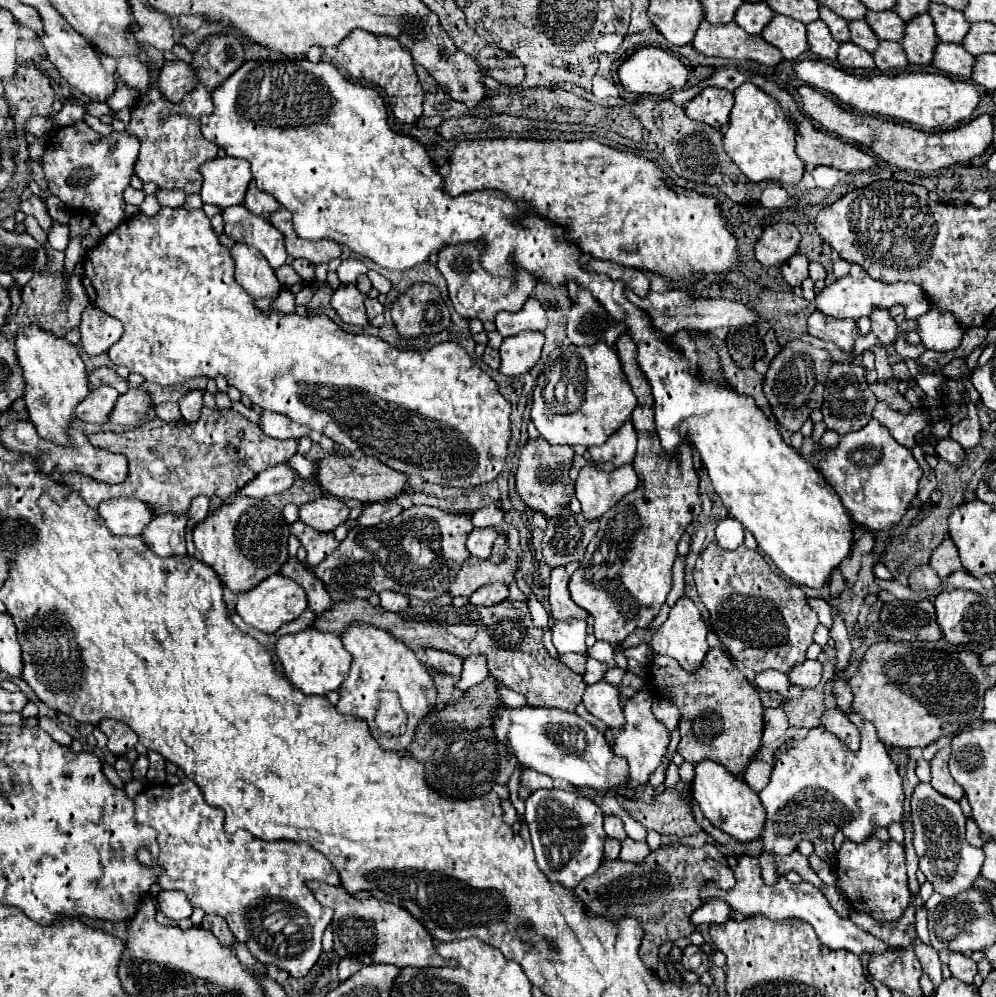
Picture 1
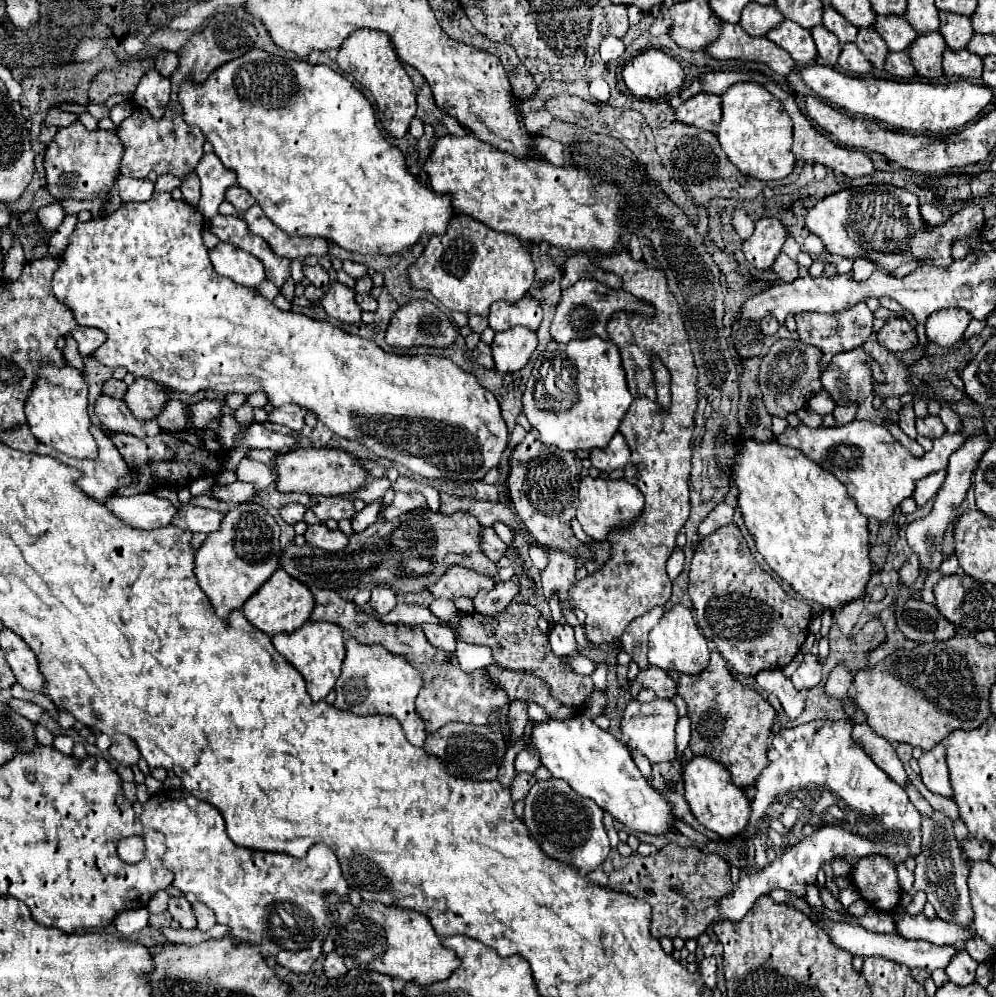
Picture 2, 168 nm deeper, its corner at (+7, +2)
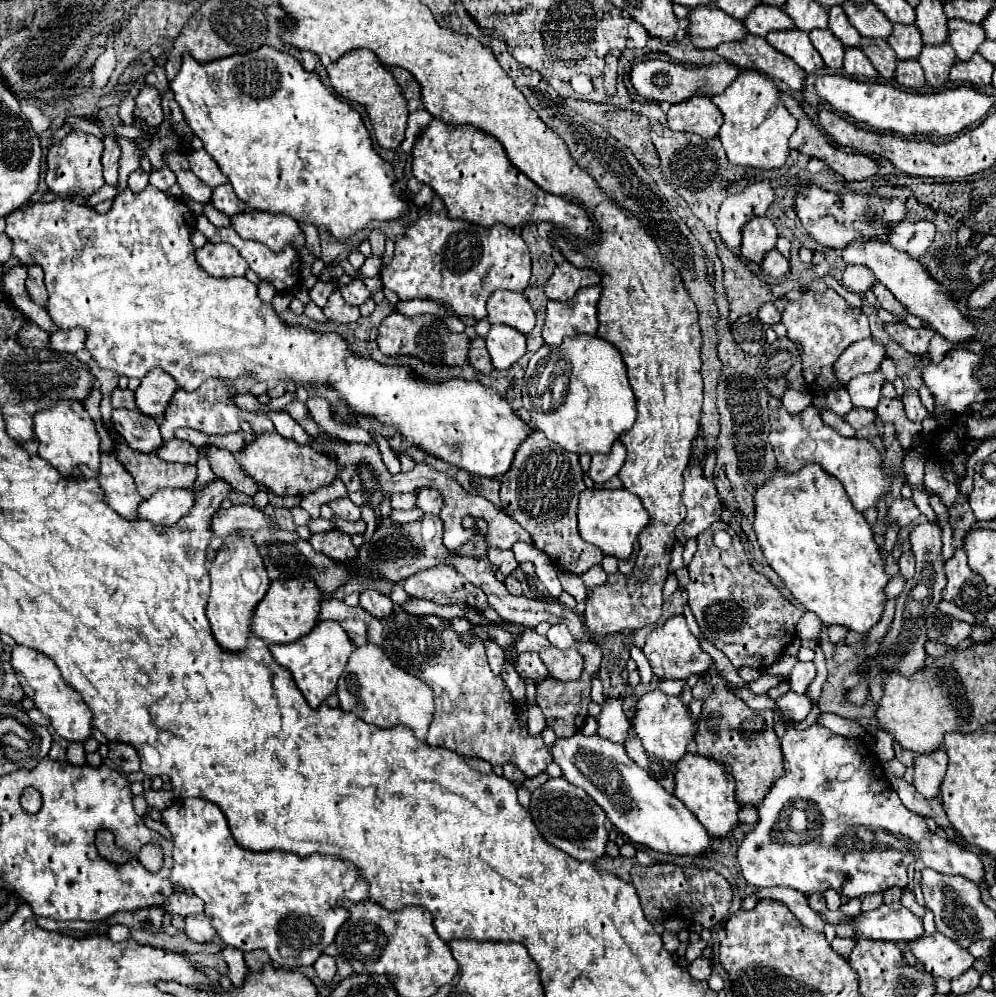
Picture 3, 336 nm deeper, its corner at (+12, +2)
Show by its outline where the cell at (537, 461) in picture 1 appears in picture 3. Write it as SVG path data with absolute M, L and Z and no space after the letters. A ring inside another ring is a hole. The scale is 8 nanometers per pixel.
M540 430L518 446L510 470L502 476L500 500L506 510L534 540L534 546L550 556L550 560L568 572L584 574L594 564L602 562L602 550L584 542L576 528L578 496L586 488L578 454L560 450Z

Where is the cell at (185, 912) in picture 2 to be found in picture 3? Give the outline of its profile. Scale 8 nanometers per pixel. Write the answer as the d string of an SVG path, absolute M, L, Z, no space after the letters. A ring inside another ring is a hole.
M206 914L186 916L184 918L184 930L186 930L186 936L194 942L210 942L216 938L216 930L212 928Z

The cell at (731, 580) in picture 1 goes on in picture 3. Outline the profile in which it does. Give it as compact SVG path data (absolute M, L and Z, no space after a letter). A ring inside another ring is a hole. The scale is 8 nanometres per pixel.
M722 520L698 534L698 550L688 564L690 582L686 584L688 606L704 634L704 638L726 654L740 668L766 670L774 664L796 638L796 626L804 612L786 600L780 590L762 574L758 574L746 558L738 534ZM714 528L722 528L732 536L730 550L718 550L712 542Z

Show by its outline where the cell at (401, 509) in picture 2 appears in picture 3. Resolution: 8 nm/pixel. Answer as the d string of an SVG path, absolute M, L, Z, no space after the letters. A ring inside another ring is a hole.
M418 490L416 492L416 508L428 514L438 514L442 508L442 496L438 490Z

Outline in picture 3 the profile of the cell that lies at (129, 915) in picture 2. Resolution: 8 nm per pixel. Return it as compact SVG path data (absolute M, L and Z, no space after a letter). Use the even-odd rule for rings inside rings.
M114 924L114 926L108 930L108 936L110 936L114 942L128 940L128 938L130 938L130 928L124 926L124 924Z

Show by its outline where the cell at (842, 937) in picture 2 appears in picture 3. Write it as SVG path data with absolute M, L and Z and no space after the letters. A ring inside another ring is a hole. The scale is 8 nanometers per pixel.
M940 932L912 940L908 942L908 948L916 956L918 964L934 978L958 978L974 964L974 958L968 950L956 946L956 942L944 938Z

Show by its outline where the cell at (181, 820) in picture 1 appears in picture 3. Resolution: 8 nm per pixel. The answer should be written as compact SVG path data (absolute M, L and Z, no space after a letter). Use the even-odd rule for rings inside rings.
M182 798L170 808L162 810L162 824L170 830L174 842L174 866L170 882L184 890L192 890L206 904L206 914L226 946L234 946L242 952L264 948L272 962L288 968L312 966L326 946L334 942L340 924L348 918L348 912L340 906L342 900L360 902L368 898L368 886L358 878L356 866L348 860L340 860L328 854L296 856L292 852L252 852L236 844L230 834L228 822L222 810L202 798Z

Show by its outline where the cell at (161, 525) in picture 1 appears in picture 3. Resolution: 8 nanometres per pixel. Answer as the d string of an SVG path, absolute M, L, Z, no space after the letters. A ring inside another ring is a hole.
M246 504L232 506L228 510L220 508L212 516L212 534L220 538L226 538L234 530L252 532L252 530L260 530L266 526L268 526L268 518L260 510L246 506Z

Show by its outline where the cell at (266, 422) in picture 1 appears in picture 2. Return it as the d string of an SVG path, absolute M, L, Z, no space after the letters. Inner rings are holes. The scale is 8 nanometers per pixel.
M285 404L285 406L277 408L275 412L271 412L269 418L271 418L271 422L289 426L291 430L297 430L297 432L303 428L303 410L297 404Z

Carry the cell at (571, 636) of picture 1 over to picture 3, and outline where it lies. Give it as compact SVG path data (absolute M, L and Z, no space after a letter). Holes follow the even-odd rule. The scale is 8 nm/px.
M554 624L546 636L548 636L550 644L556 648L570 648L574 642L574 636L570 634L570 630L566 626L560 626L560 624Z

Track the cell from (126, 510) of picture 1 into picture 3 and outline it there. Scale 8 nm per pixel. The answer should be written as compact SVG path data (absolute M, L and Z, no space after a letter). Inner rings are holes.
M160 490L152 498L142 500L138 506L138 518L150 520L160 526L172 526L190 512L194 504L192 490Z

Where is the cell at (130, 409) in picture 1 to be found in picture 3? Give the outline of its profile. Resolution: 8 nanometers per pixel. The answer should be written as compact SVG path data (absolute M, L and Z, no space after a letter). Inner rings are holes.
M150 370L140 380L140 386L134 392L136 406L140 408L140 412L148 414L150 418L160 418L174 390L176 390L176 382L164 370Z

